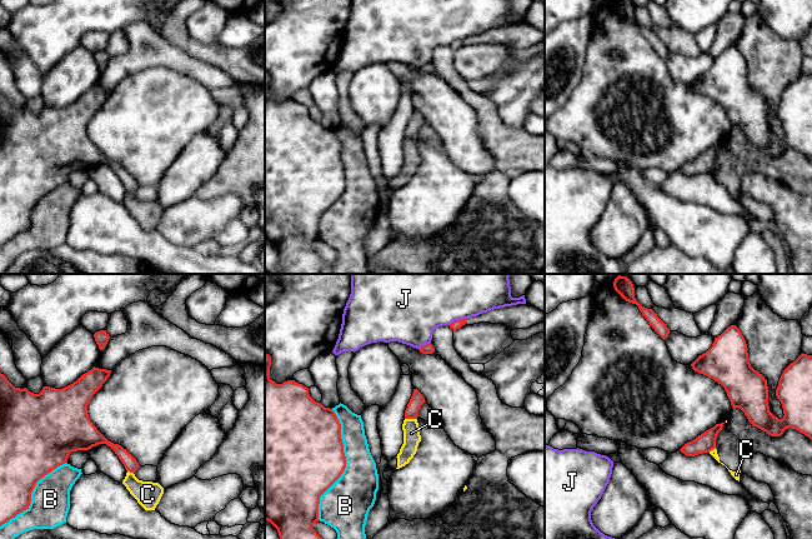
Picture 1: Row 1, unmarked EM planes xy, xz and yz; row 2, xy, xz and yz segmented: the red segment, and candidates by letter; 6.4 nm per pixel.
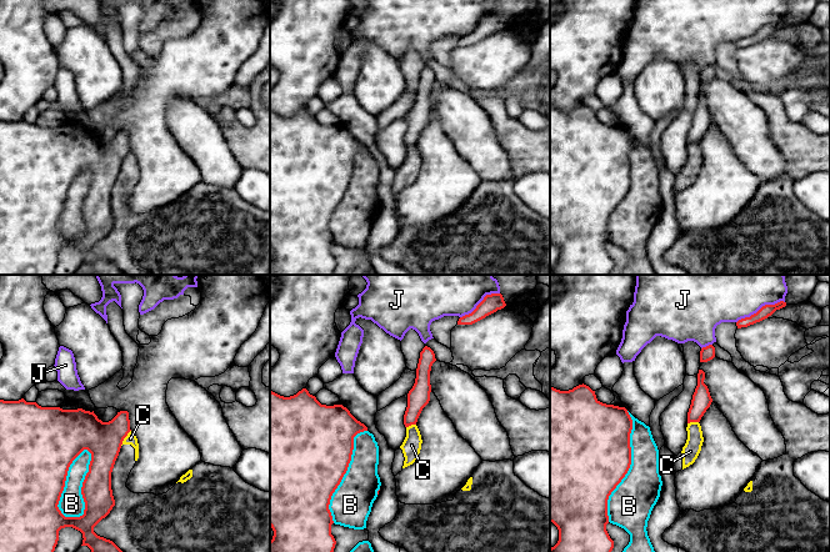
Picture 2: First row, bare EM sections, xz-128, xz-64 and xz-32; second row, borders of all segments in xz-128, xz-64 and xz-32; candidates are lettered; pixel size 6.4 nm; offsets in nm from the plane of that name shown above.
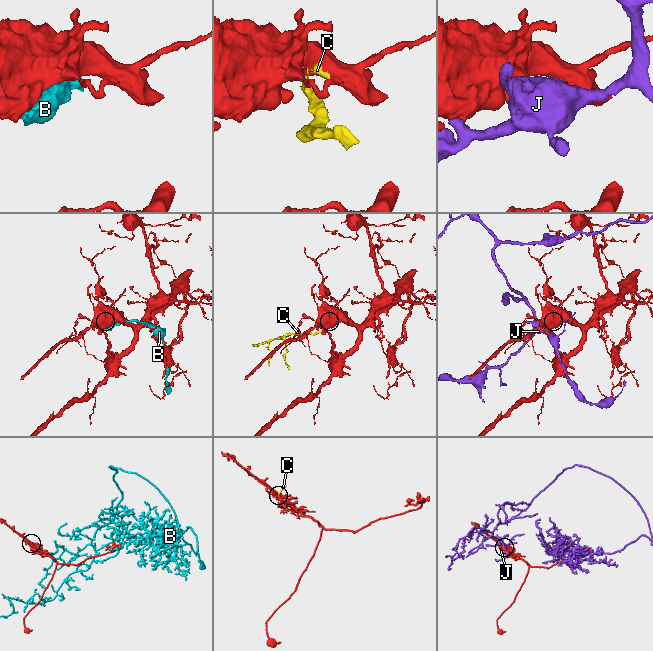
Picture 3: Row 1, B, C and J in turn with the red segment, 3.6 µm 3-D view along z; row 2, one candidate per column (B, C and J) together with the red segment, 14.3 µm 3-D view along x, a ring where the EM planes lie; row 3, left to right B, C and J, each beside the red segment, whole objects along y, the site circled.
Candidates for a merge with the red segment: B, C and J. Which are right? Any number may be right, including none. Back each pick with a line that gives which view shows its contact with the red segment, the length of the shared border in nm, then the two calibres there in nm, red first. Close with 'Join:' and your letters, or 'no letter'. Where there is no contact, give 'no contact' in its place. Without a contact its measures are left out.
Join: no letter

